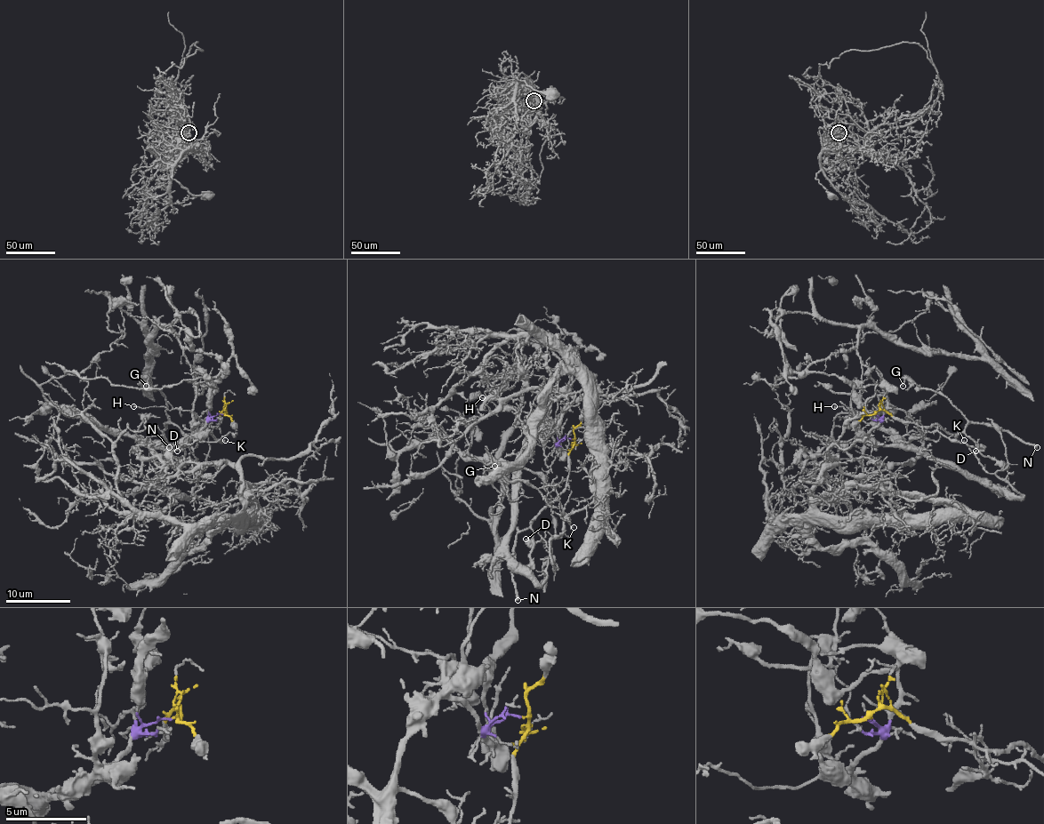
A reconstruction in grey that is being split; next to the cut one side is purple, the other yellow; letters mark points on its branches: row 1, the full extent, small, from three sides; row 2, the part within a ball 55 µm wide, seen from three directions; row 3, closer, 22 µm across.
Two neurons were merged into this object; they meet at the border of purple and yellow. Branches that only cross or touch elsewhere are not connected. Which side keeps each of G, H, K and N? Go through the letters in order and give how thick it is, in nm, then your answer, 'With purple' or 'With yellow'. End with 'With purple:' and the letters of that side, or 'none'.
G: Thickness 200 nm. With yellow
H: Thickness 130 nm. With purple
K: Thickness 160 nm. With purple
N: Thickness 360 nm. With yellow
With purple: H, K

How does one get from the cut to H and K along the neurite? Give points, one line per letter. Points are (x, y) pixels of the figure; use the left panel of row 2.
H: (223, 413), (217, 413), (194, 433), (189, 411), (132, 407)
K: (223, 413), (217, 413), (191, 438), (173, 444), (189, 441), (207, 431), (220, 443), (225, 439)

